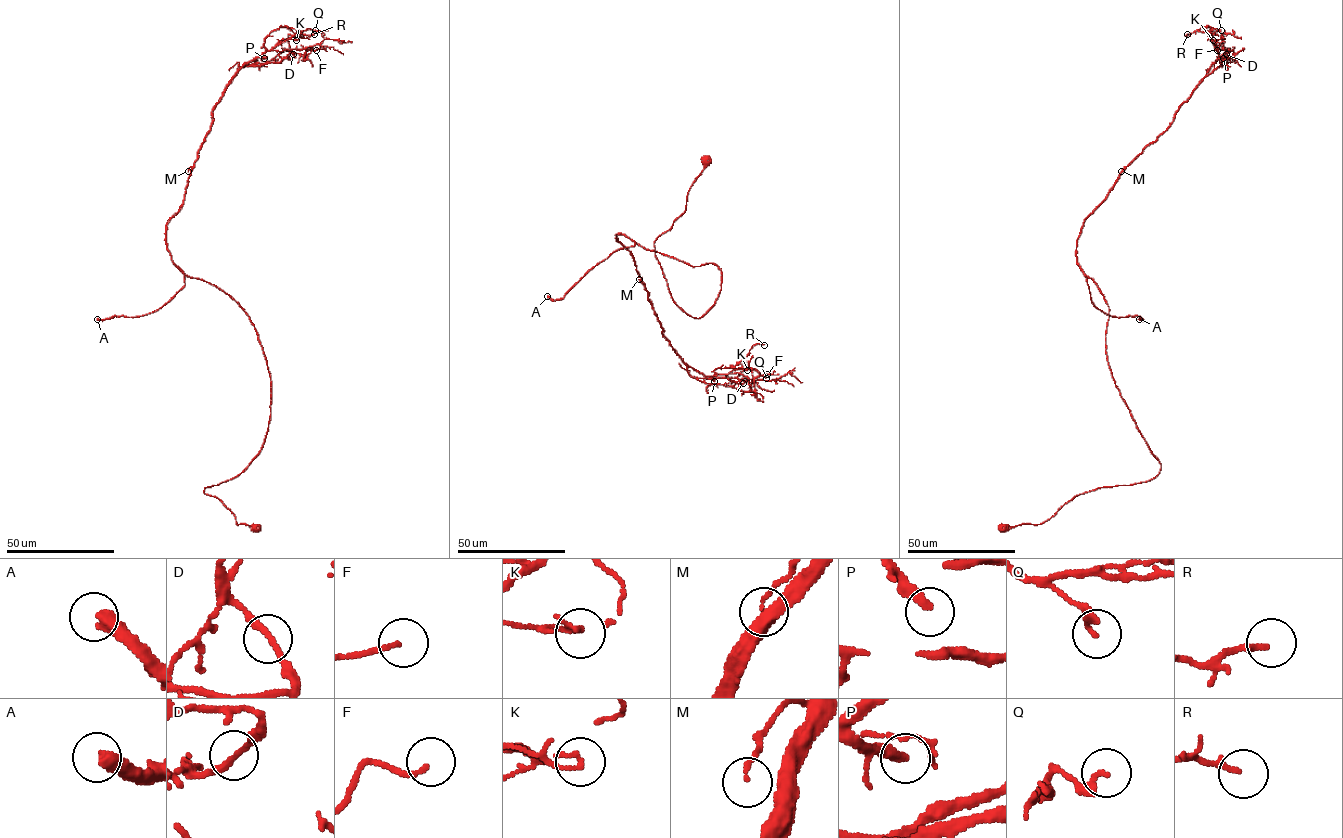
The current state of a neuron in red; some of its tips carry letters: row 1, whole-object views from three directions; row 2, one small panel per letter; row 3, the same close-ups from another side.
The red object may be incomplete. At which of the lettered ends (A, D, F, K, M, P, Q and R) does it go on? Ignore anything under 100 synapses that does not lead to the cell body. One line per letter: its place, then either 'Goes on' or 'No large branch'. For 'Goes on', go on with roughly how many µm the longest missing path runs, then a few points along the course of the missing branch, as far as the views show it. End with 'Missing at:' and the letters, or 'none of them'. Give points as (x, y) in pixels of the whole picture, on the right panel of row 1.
A: Place: (1139, 319). Goes on. Missing length about 30 µm. Course of what is missing: (1139, 319), (1153, 323), (1160, 318), (1160, 321), (1171, 323), (1170, 314)
D: Place: (1226, 54). No large branch
F: Place: (1217, 50). No large branch
K: Place: (1213, 40). No large branch
M: Place: (1121, 171). No large branch
P: Place: (1223, 58). Goes on. Missing length about 50 µm. Course of what is missing: (1223, 58), (1233, 57), (1237, 44), (1250, 43), (1251, 46), (1242, 48), (1245, 51)
Q: Place: (1221, 30). No large branch
R: Place: (1187, 34). No large branch
Missing at: A, P

